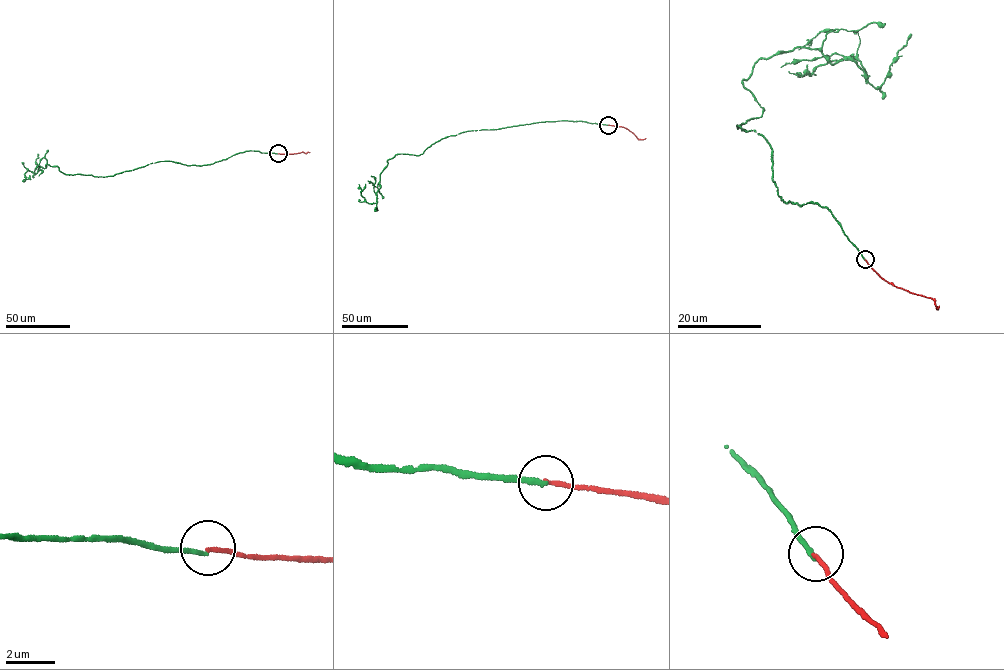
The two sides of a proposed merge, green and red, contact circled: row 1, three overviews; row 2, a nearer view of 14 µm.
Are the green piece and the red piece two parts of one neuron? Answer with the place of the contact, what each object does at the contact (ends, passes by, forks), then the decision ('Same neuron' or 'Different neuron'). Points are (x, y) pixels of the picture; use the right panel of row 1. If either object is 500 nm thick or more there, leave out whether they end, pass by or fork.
Place: (865, 259). At the ring green ends. At the ring red ends. Different neuron

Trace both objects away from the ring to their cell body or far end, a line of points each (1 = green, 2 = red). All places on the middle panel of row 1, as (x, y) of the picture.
1: (608, 125), (561, 120), (465, 131), (419, 155), (387, 160), (377, 202), (361, 195), (365, 184)
2: (608, 125), (623, 127), (639, 139), (646, 138)

